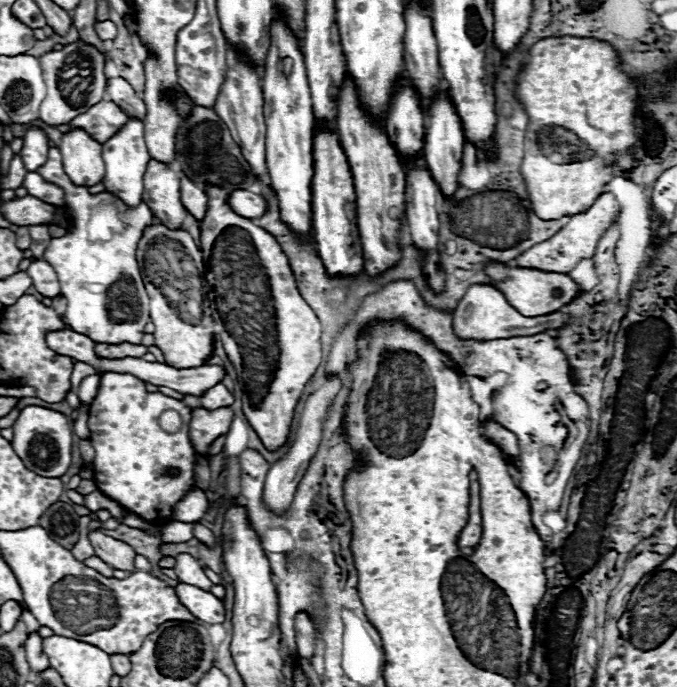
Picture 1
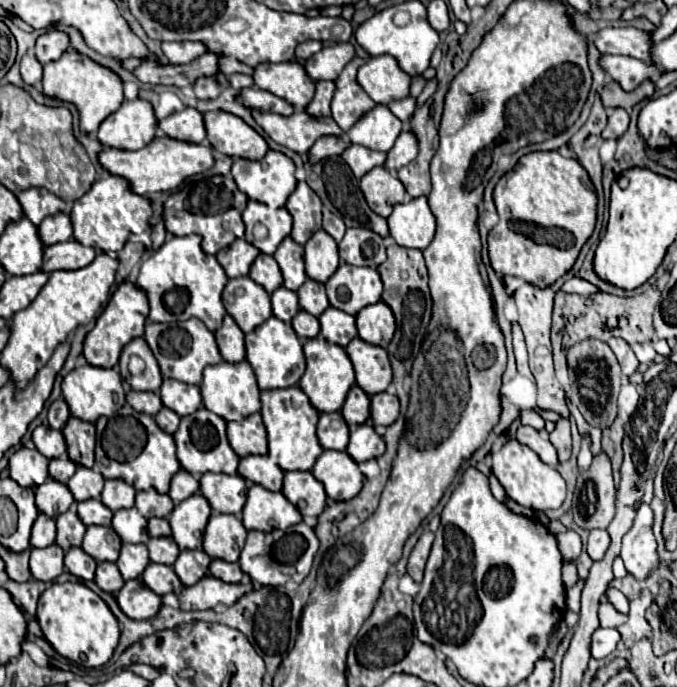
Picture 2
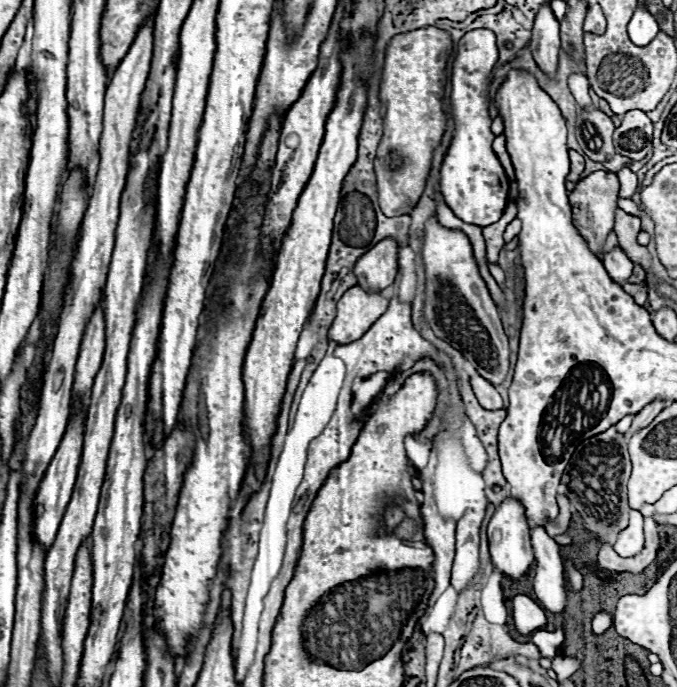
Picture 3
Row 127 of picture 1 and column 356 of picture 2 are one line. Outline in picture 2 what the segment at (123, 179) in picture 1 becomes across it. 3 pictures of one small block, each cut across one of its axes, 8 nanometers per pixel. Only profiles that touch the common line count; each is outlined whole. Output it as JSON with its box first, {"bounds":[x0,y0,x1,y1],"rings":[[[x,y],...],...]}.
{"bounds":[348,106,402,152],"rings":[[[376,106],[348,130],[348,138],[352,144],[360,144],[370,150],[390,152],[400,130],[402,122],[386,106]]]}

